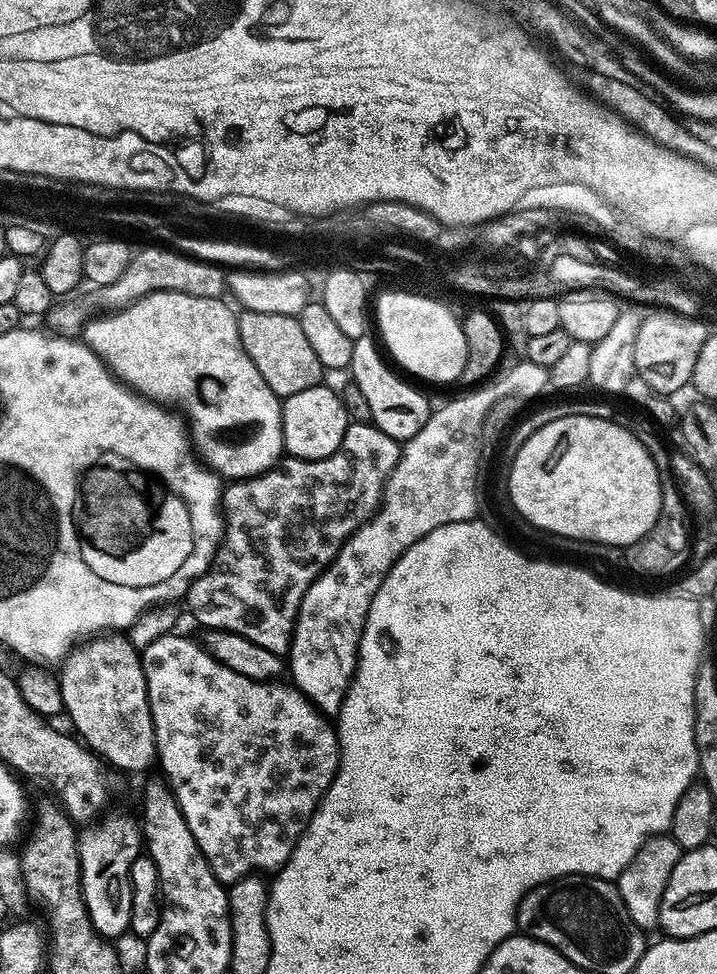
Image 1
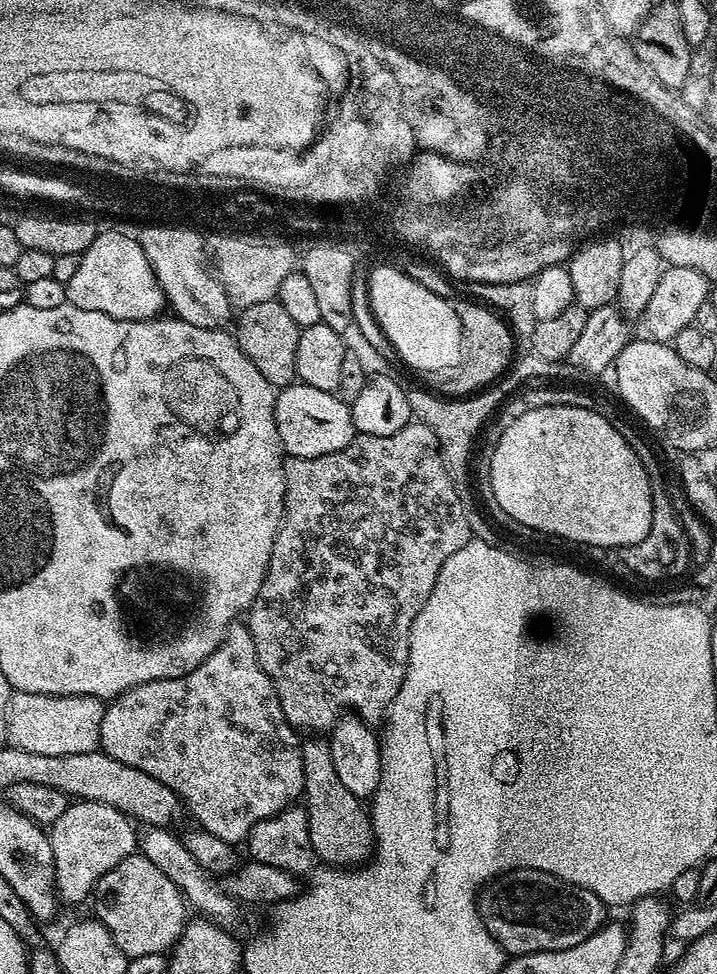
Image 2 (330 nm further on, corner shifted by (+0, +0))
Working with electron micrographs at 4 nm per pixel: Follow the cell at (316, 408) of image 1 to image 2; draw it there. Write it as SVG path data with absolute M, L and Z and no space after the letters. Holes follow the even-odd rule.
M293 382L276 394L274 422L278 426L278 438L288 456L318 458L322 454L334 454L342 450L357 435L352 421L352 409L335 392L314 390Z

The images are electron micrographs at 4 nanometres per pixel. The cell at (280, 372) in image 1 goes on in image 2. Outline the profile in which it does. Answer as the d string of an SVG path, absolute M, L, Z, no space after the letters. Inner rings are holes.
M279 299L258 302L249 308L239 309L235 324L237 346L244 351L246 358L250 358L250 362L254 362L254 366L258 366L266 382L279 390L296 380L296 355L301 328L294 322L294 318L290 318L289 312L281 306Z

